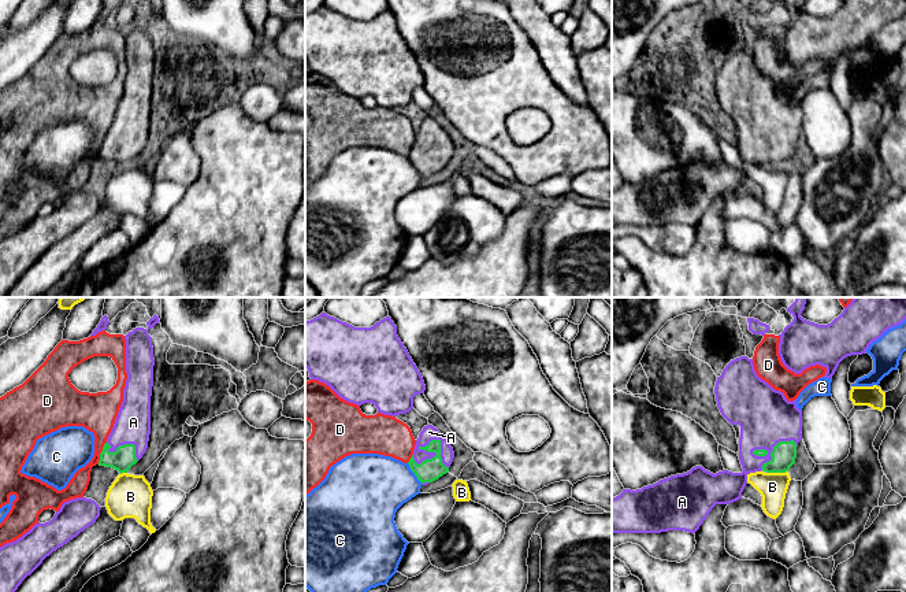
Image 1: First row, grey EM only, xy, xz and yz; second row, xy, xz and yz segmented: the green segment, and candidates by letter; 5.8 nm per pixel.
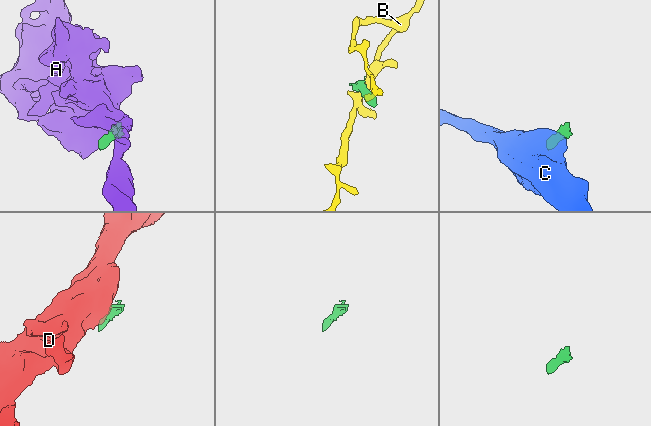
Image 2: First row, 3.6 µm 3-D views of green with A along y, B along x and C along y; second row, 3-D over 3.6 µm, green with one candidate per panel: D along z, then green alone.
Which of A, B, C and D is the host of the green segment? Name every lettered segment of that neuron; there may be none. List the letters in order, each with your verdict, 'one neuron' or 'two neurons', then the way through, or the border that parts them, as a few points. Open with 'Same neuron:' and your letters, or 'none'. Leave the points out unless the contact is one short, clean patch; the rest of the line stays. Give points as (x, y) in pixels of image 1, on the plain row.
Same neuron: A
A: one neuron
B: two neurons; border along yz (787, 163), (767, 166)
C: two neurons
D: two neurons; border along xy (106, 134), (97, 156)

